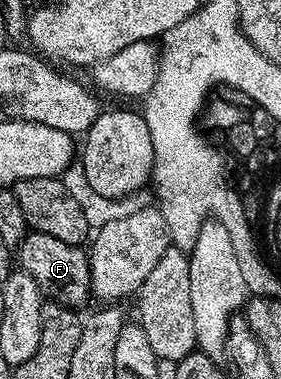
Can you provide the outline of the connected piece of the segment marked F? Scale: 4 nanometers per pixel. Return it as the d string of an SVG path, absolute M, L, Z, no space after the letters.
M31 230L18 246L17 264L22 271L31 275L33 282L37 282L48 301L79 310L87 296L92 295L91 262L80 245L61 242L61 238L53 238L53 234Z

